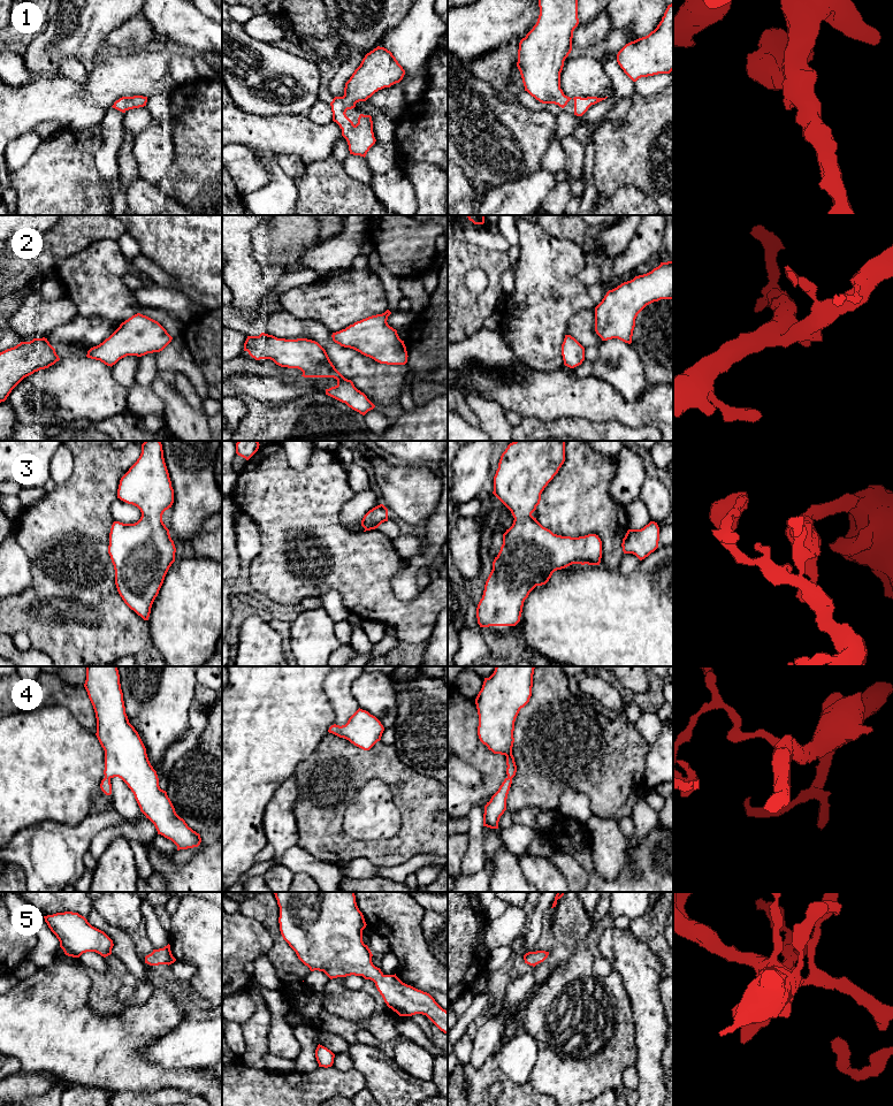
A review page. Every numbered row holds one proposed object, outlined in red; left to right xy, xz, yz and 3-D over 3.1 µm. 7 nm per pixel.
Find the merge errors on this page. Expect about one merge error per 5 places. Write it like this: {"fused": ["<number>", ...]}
{"fused": []}

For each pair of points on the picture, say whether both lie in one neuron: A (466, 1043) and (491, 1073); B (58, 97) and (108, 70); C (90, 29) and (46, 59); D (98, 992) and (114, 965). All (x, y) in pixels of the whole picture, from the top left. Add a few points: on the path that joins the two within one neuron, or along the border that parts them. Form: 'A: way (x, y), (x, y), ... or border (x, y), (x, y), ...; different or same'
A: border (468, 1061), (462, 1063); different
B: way (73, 103), (85, 103), (102, 85); same
C: way (79, 29), (76, 29), (56, 48); same
D: way (105, 985), (114, 976), (114, 971); same

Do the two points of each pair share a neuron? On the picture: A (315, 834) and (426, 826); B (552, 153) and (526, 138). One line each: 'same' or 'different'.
A: same
B: different

